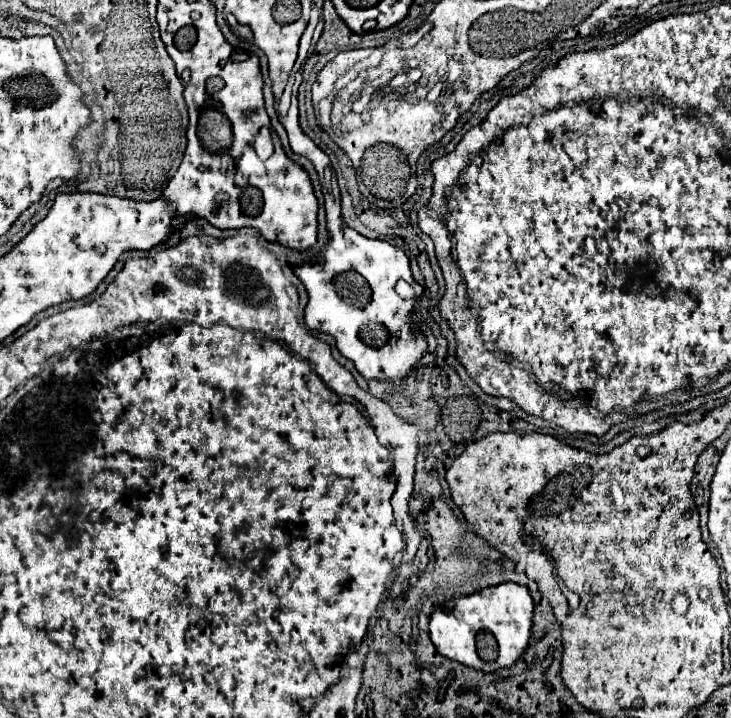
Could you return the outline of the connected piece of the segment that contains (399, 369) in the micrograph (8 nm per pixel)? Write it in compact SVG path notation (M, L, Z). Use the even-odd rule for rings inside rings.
M323 188L323 196L325 196L325 214L327 214L327 236L329 236L329 242L323 248L323 260L303 262L299 268L295 268L297 278L301 278L309 294L309 304L305 308L305 324L311 330L321 330L325 334L335 336L339 352L345 358L349 358L365 378L405 378L427 350L425 340L421 336L411 334L411 322L409 322L413 304L423 294L423 288L411 276L409 258L401 248L395 248L385 240L365 238L353 228L347 228L345 220L341 218L341 204L339 204L341 198L339 194L335 194L335 188L331 194L327 192L327 188ZM399 280L405 280L411 286L409 296L395 292Z

